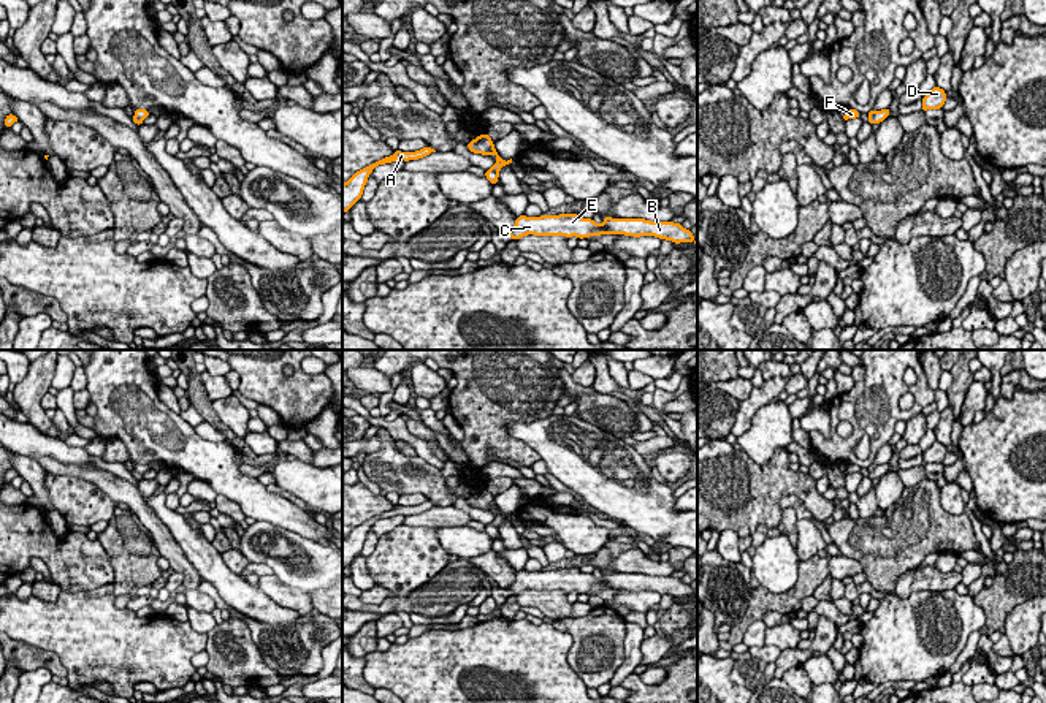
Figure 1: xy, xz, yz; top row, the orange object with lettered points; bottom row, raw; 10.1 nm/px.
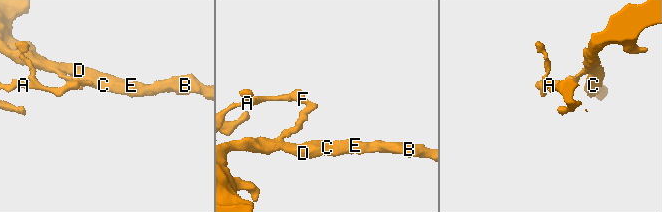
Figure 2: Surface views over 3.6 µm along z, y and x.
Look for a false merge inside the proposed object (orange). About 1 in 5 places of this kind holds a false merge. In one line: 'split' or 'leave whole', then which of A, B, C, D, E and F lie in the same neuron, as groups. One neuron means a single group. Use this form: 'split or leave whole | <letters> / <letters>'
split | A F / B C D E

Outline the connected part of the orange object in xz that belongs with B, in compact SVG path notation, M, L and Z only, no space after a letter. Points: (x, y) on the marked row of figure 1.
M578 214L540 215L515 218L515 226L507 233L513 241L523 236L577 236L578 239L601 234L624 234L624 236L655 236L661 241L667 239L674 244L694 242L691 230L685 230L681 223L674 222L651 222L645 218L612 218L604 217L599 225L593 218L582 218Z

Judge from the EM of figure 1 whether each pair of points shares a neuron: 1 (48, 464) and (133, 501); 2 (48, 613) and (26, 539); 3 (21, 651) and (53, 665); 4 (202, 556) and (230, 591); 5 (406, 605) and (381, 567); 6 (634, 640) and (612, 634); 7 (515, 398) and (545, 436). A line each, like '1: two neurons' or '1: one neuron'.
1: one neuron
2: two neurons
3: one neuron
4: one neuron
5: two neurons
6: two neurons
7: two neurons

